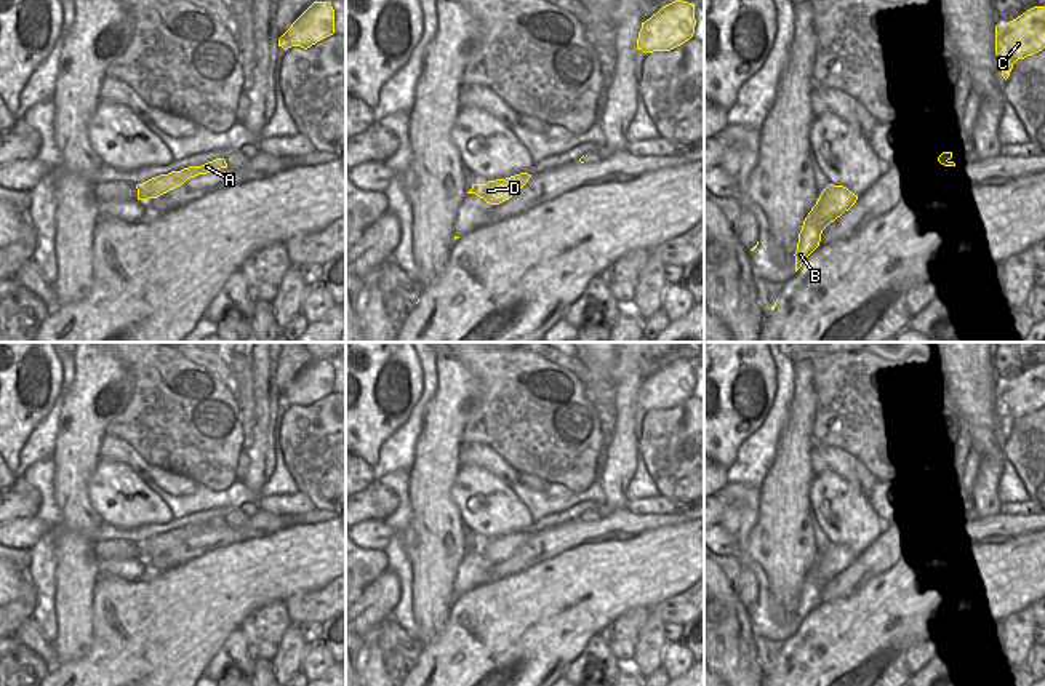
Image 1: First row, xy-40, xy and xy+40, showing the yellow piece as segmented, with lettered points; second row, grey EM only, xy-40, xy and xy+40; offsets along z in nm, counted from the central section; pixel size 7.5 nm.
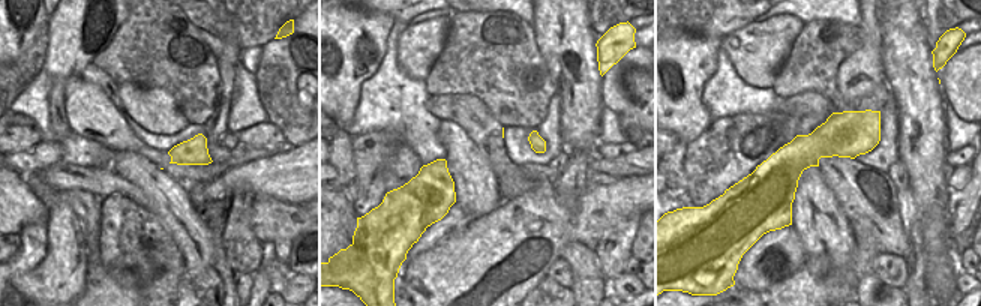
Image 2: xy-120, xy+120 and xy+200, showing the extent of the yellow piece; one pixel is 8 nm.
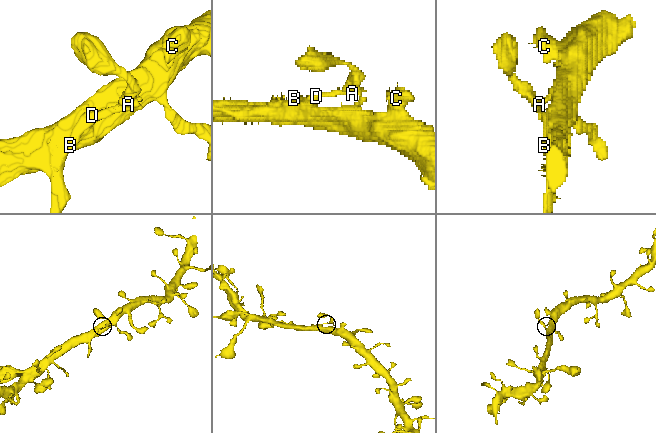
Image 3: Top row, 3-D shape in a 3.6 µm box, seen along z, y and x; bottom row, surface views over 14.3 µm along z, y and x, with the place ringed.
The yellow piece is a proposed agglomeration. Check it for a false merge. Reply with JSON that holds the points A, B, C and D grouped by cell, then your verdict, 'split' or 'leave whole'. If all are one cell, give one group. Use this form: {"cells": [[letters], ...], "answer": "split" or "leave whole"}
{"cells": [["A", "B", "C", "D"]], "answer": "leave whole"}

